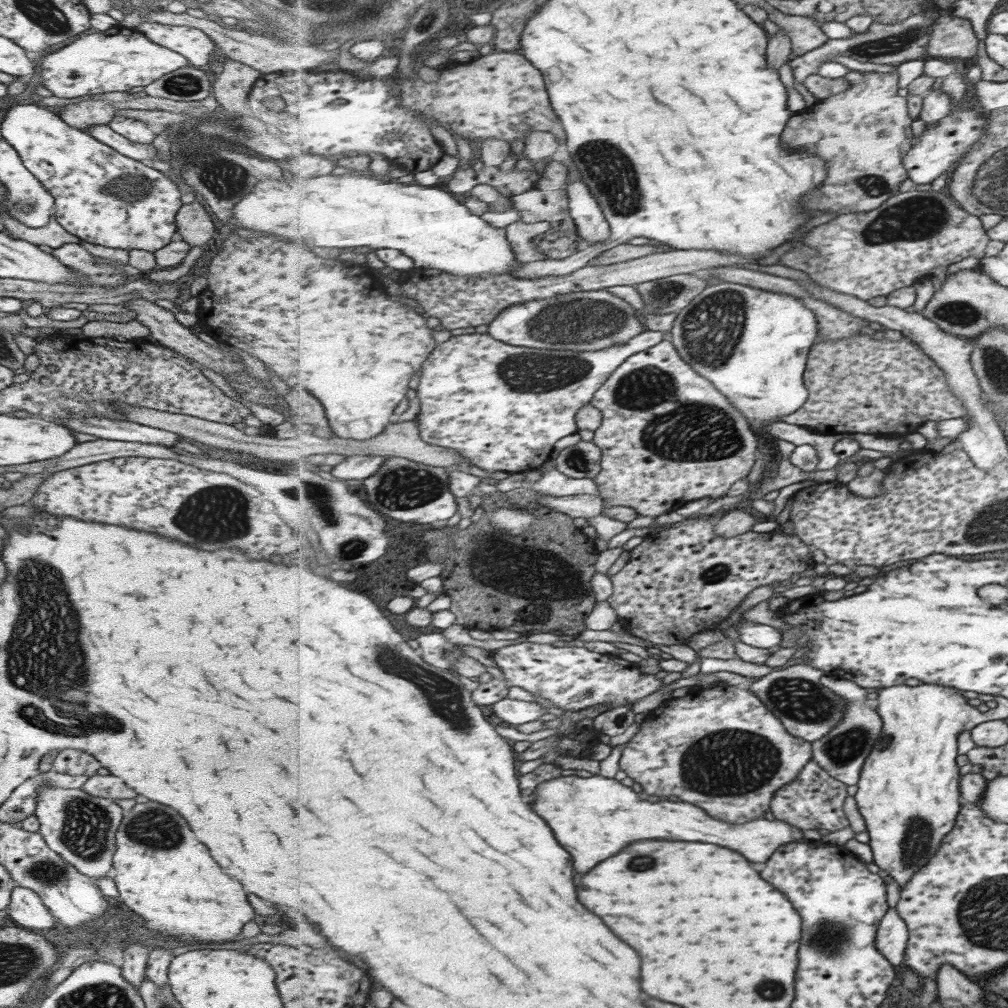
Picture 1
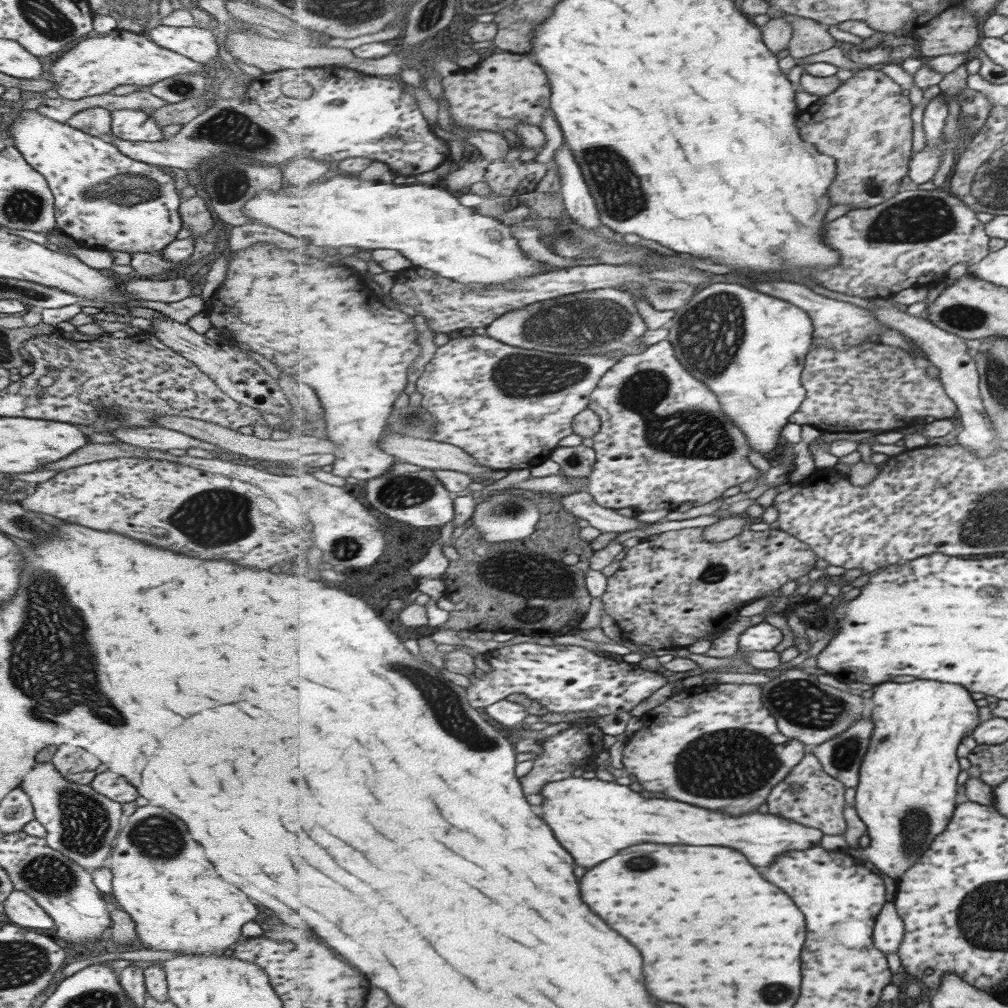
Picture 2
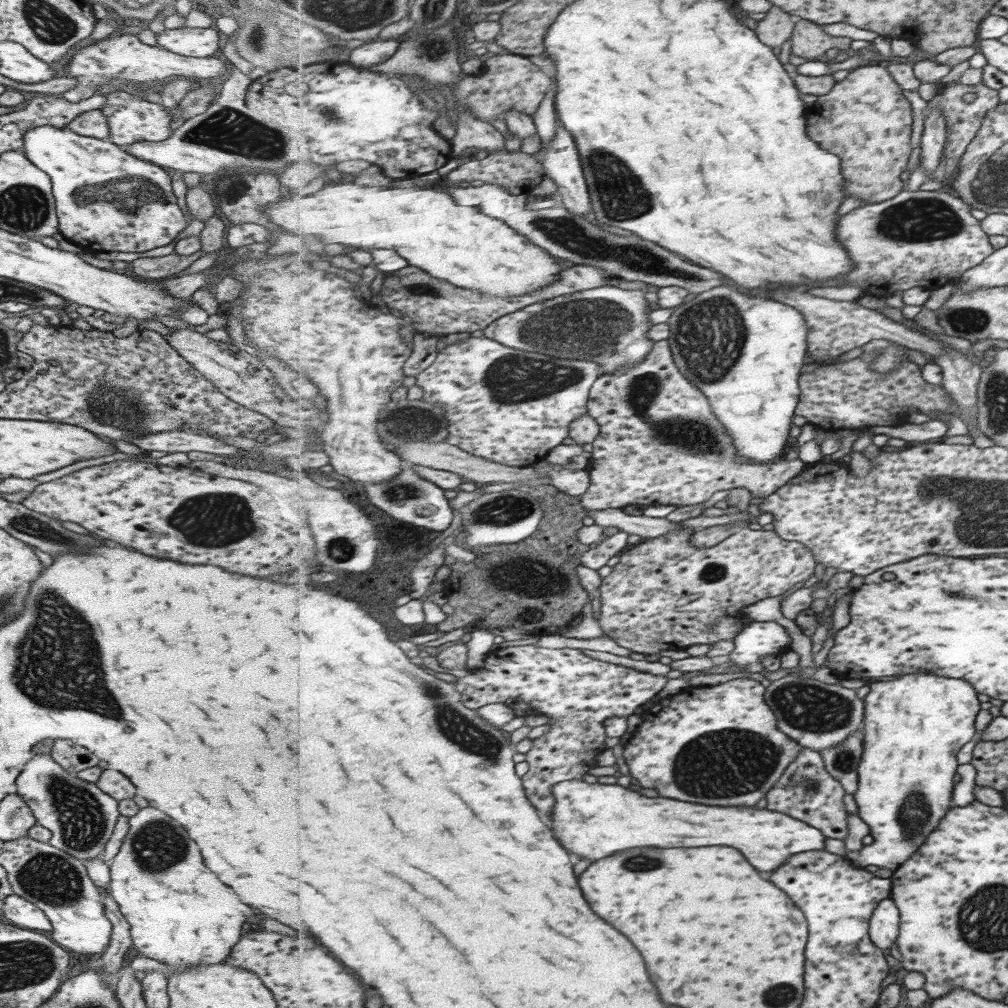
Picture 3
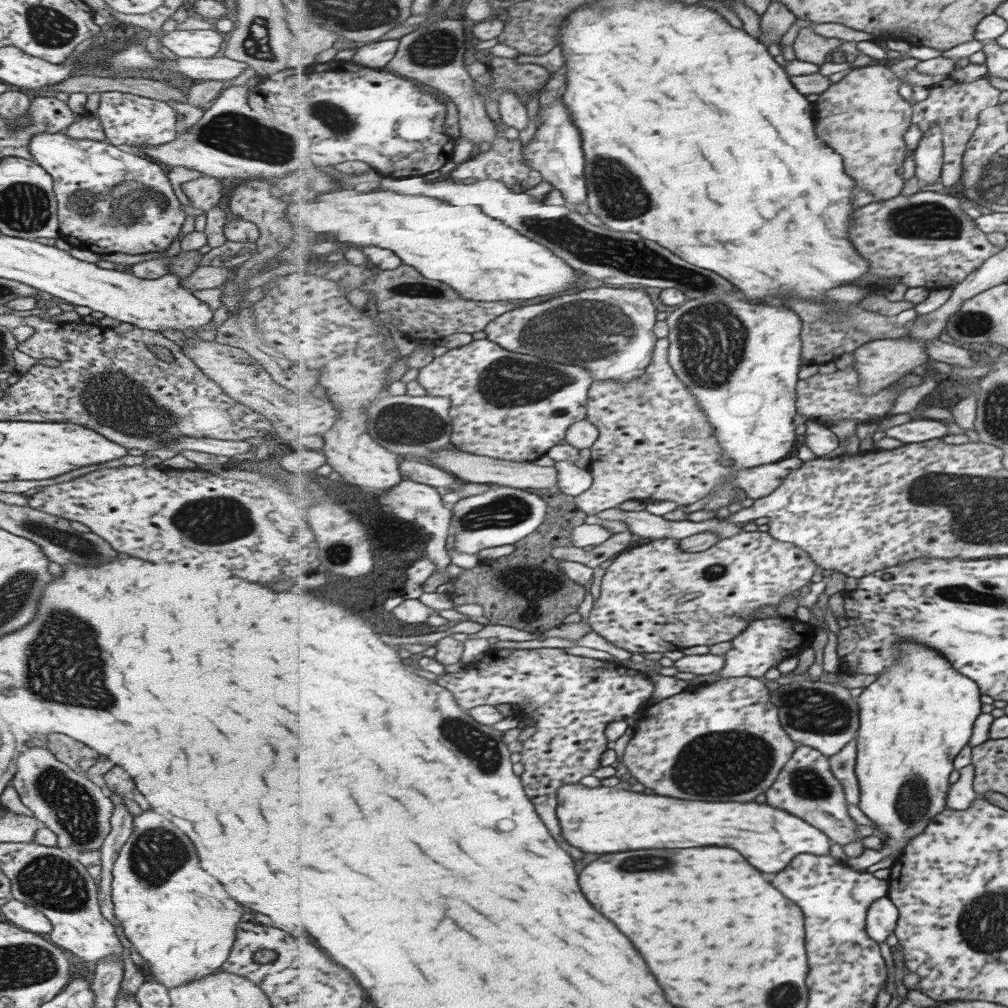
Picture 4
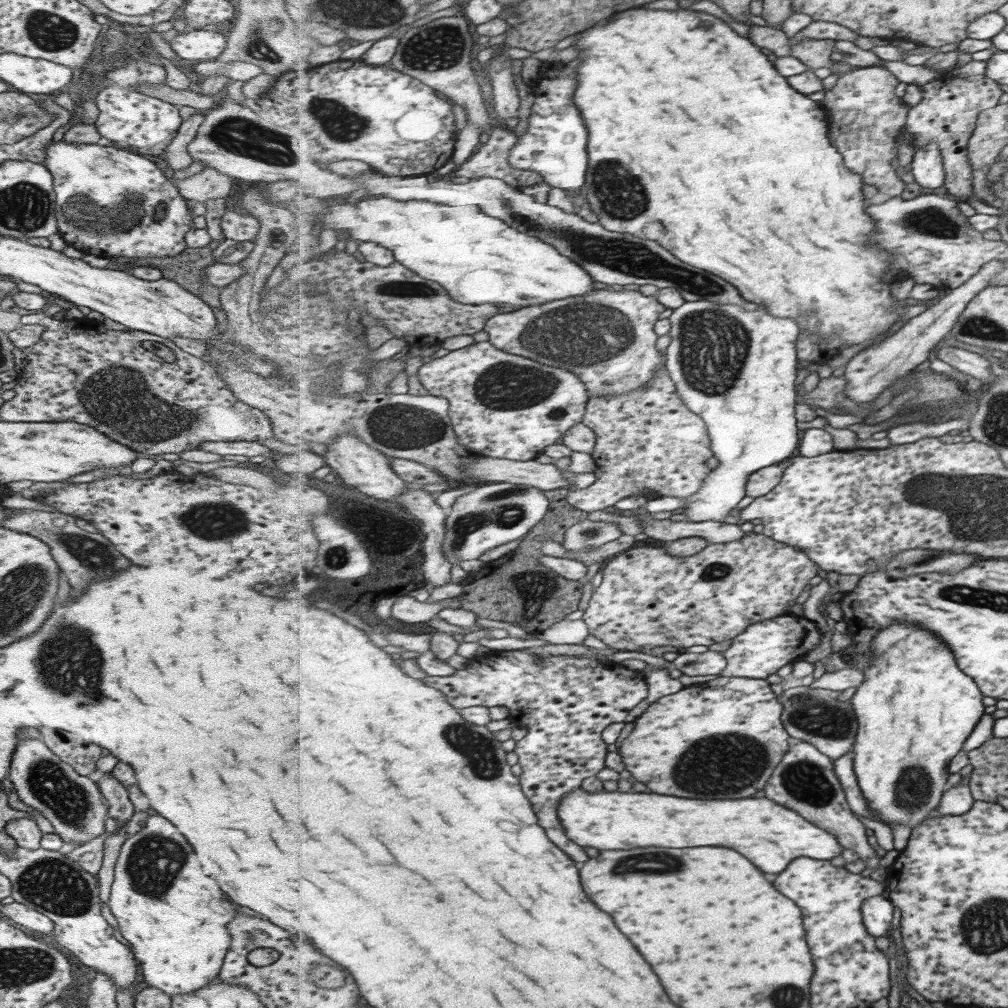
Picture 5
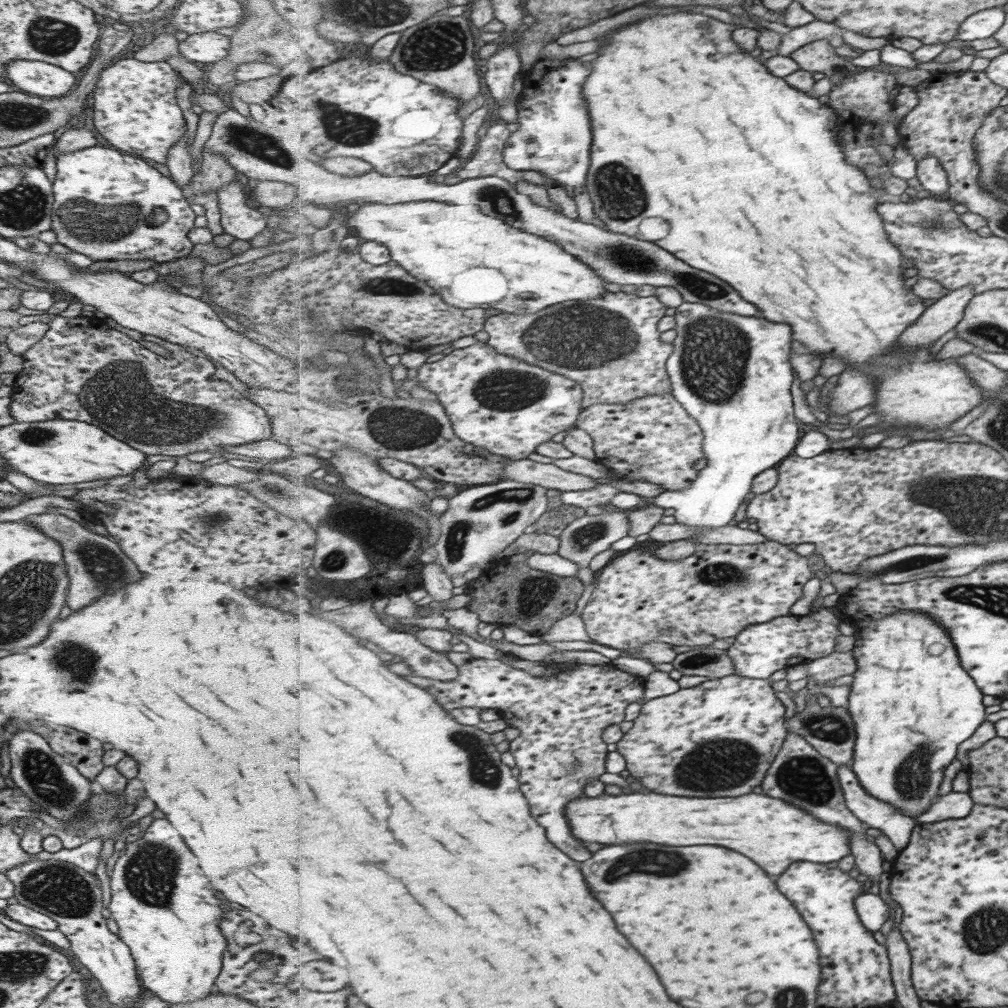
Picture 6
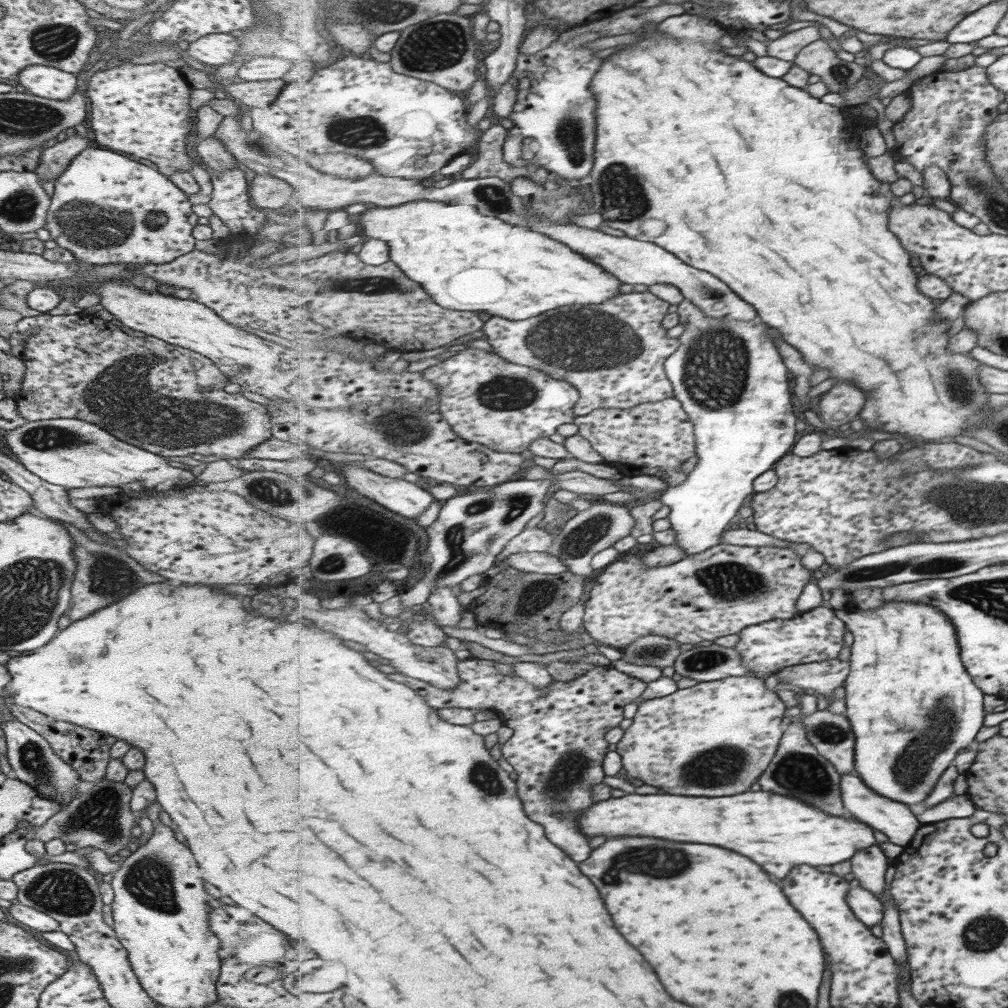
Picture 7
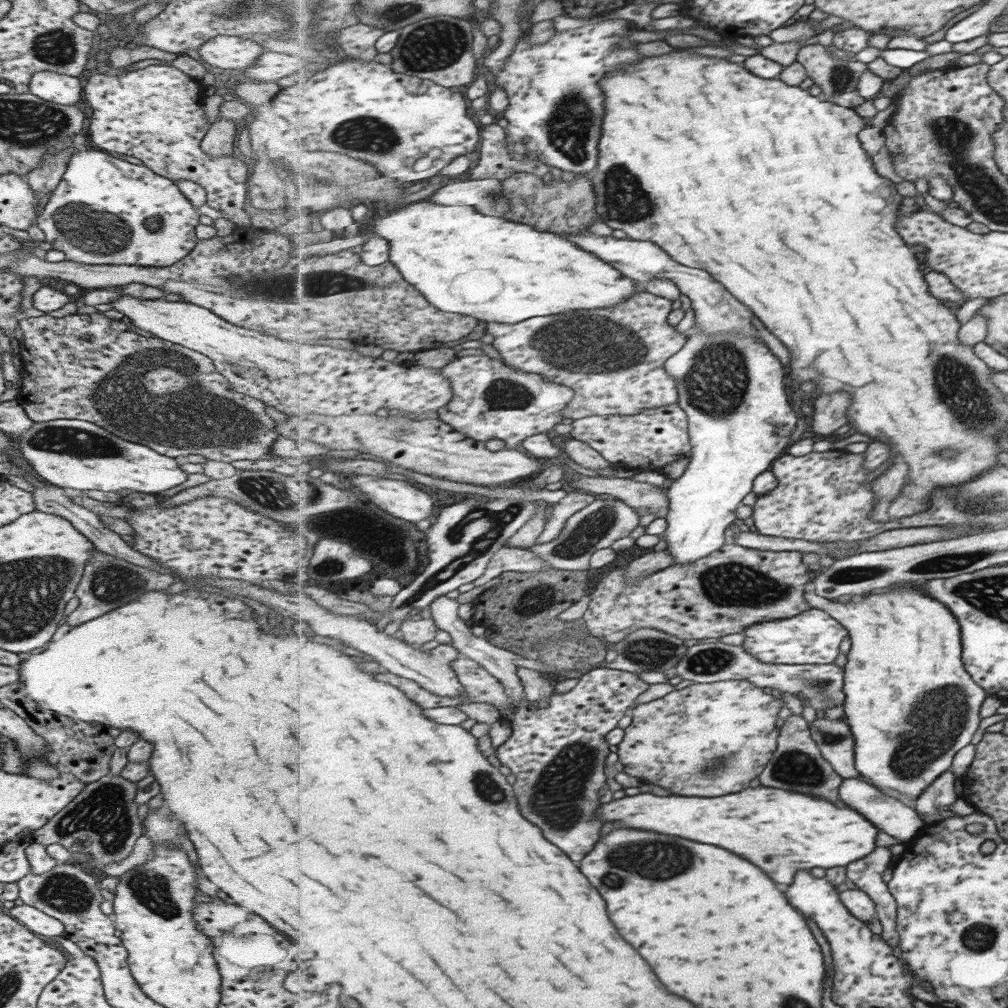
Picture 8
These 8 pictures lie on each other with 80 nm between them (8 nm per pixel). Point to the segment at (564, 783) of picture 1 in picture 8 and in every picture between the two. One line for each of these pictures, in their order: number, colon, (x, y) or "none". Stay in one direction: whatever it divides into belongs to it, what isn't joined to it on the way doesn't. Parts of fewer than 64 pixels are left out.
2: (595, 819)
3: (595, 820)
4: (599, 820)
5: (772, 836)
6: (776, 833)
7: (779, 832)
8: (782, 833)

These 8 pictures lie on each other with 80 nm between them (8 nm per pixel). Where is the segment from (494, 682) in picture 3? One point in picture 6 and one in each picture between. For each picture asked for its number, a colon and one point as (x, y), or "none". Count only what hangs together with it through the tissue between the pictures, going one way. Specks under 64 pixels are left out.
4: (572, 699)
5: (565, 702)
6: (561, 716)

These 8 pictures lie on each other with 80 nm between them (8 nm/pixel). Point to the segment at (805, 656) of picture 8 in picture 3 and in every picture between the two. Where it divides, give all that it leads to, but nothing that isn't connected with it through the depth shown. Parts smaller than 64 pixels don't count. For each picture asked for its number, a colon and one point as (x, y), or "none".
3: (758, 639)
4: (764, 643)
5: (764, 648)
6: (760, 650)
7: (817, 635)

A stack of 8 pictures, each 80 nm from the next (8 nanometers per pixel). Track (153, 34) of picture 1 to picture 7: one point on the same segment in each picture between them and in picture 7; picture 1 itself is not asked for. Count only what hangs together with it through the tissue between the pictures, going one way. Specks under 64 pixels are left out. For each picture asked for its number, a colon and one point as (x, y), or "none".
2: (198, 44)
3: (194, 42)
4: (206, 43)
5: (196, 45)
6: (207, 47)
7: (216, 49)

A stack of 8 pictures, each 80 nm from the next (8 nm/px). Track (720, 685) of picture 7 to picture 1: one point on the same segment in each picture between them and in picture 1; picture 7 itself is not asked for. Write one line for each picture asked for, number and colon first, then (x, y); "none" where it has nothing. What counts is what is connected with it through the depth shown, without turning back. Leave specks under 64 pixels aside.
1: (701, 768)
2: (733, 754)
3: (719, 743)
4: (688, 746)
5: (724, 737)
6: (698, 726)

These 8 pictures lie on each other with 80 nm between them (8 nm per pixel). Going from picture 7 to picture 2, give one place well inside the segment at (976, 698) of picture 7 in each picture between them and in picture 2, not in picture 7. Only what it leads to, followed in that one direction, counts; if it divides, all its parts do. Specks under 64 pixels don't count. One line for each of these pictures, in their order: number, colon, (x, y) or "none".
2: (908, 792)
3: (914, 727)
4: (914, 721)
5: (913, 720)
6: (912, 704)

